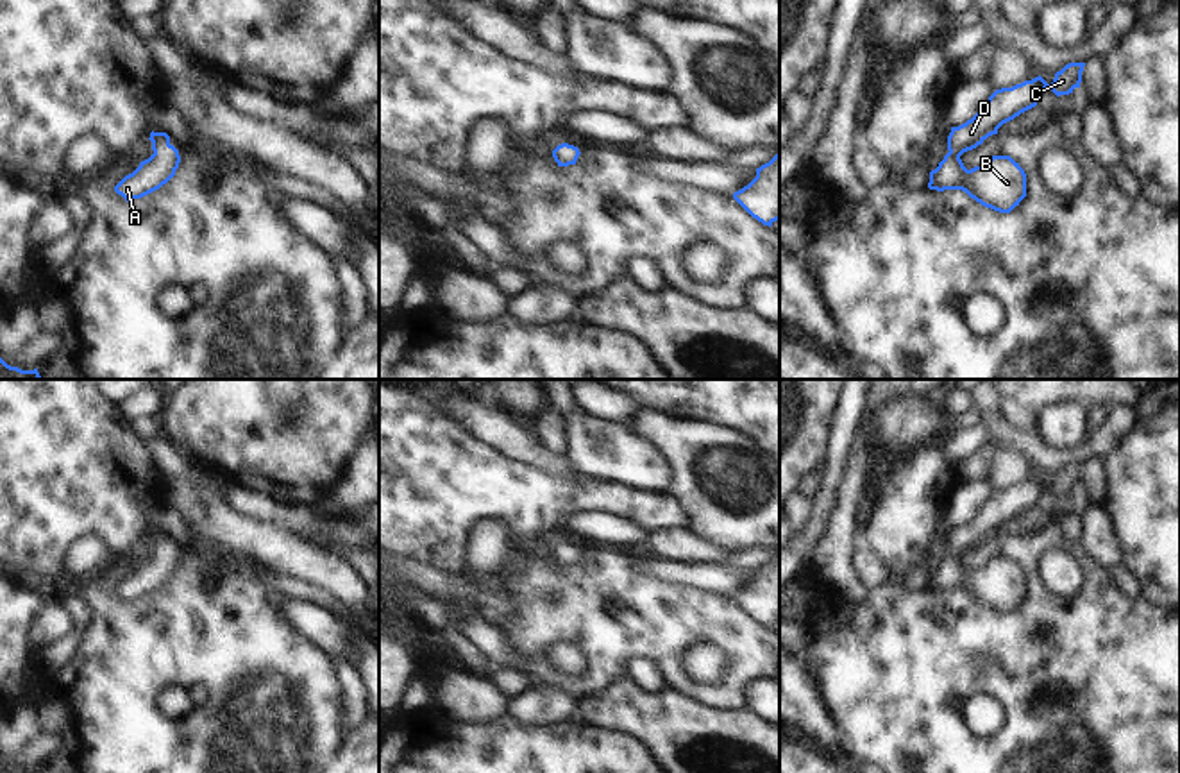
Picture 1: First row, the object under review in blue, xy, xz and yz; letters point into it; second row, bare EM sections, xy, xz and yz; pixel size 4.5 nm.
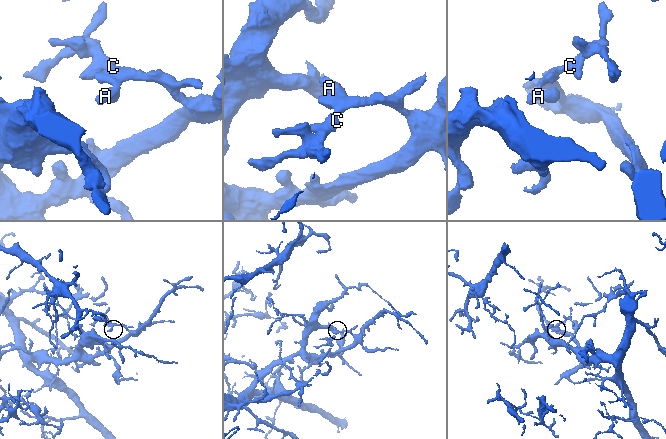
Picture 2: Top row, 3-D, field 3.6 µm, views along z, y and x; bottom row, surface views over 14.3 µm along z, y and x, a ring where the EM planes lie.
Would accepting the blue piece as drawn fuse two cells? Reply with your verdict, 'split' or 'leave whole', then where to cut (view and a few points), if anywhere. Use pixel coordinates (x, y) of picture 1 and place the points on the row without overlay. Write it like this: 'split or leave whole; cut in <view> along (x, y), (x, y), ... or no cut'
leave whole; no cut

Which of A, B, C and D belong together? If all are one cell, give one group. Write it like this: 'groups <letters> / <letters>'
groups A B C D

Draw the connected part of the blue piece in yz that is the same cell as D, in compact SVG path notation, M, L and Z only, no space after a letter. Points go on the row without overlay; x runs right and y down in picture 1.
M1069 463L1055 474L1051 485L1041 476L996 490L983 508L965 524L951 528L948 555L930 573L930 590L962 590L985 608L1010 614L1026 598L1026 574L1010 556L992 556L983 565L967 571L960 556L982 546L998 530L1037 506L1042 492L1049 488L1057 497L1080 488L1085 463Z

